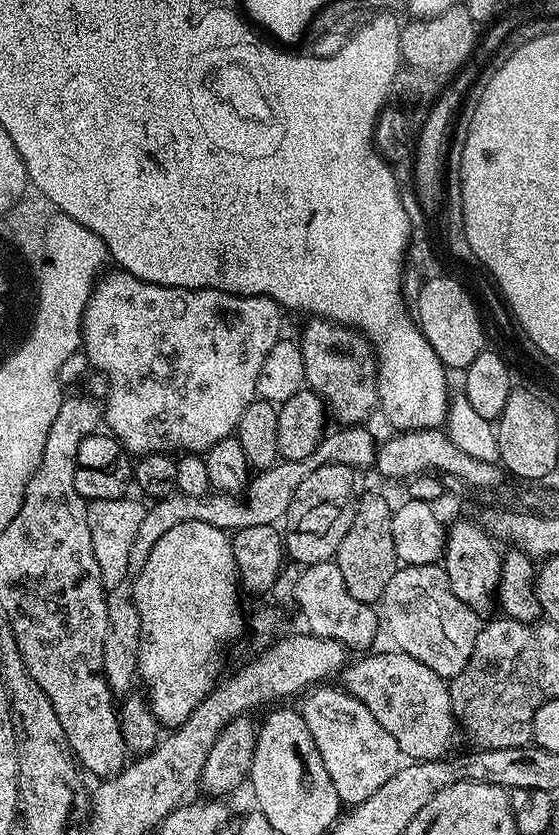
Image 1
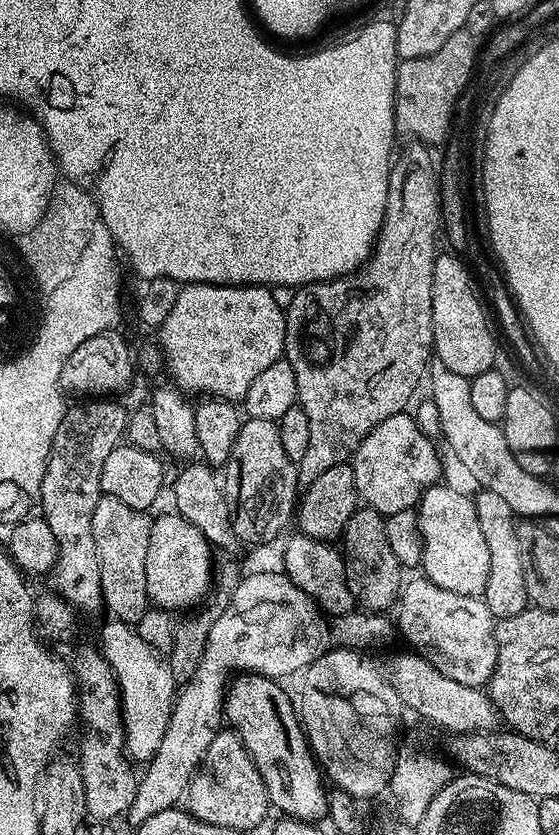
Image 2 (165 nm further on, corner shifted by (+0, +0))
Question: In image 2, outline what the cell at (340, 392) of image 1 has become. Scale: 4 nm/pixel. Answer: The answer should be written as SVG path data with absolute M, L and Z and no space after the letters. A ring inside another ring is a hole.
M419 142L409 143L409 148L404 153L395 157L394 163L388 170L388 197L386 198L386 210L384 221L380 227L380 233L376 235L376 242L372 245L372 254L356 269L355 272L346 276L337 276L335 280L320 280L316 284L303 285L291 293L292 301L286 304L284 321L286 322L286 338L284 339L284 356L294 366L294 378L298 382L298 394L296 399L298 406L306 410L306 418L310 418L310 443L306 454L298 462L301 485L307 486L318 478L318 474L326 474L330 466L351 461L352 456L358 450L358 446L386 418L405 411L413 403L412 395L416 387L422 384L433 359L432 339L434 338L434 326L432 325L432 275L434 274L434 259L432 248L438 244L441 235L440 221L440 181L438 179L437 161L432 161L429 145Z

